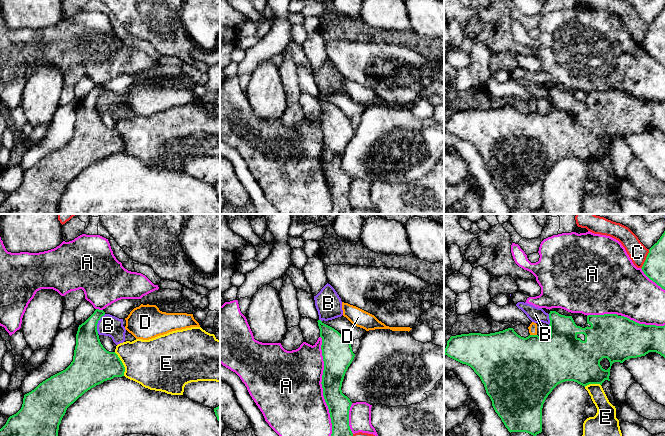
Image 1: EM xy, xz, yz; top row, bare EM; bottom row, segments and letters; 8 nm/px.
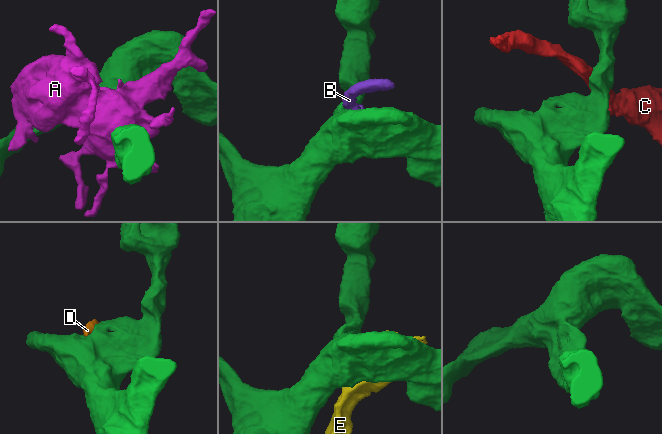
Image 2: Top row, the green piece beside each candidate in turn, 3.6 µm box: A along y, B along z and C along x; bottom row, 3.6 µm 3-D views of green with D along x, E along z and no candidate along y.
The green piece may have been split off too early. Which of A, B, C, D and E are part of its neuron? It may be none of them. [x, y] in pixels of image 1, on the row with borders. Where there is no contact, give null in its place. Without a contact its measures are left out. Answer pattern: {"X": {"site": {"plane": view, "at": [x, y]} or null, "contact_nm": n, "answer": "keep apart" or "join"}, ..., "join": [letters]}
{"A": {"site": {"plane": "xz", "at": [322, 386]}, "contact_nm": 800, "answer": "keep apart"}, "B": {"site": {"plane": "xy", "at": [97, 323]}, "contact_nm": 170, "answer": "keep apart"}, "C": {"site": {"plane": "yz", "at": [646, 259]}, "contact_nm": 170, "answer": "keep apart"}, "D": {"site": {"plane": "yz", "at": [533, 335]}, "contact_nm": 60, "answer": "keep apart"}, "E": {"site": {"plane": "xy", "at": [122, 364]}, "contact_nm": 200, "answer": "keep apart"}, "join": []}

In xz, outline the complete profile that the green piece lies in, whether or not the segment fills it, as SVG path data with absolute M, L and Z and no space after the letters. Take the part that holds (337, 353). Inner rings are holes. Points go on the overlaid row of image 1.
M321 320L317 322L322 338L321 350L324 361L321 384L332 423L331 436L353 436L349 426L349 410L352 402L342 393L341 387L355 354L350 341L337 330Z

